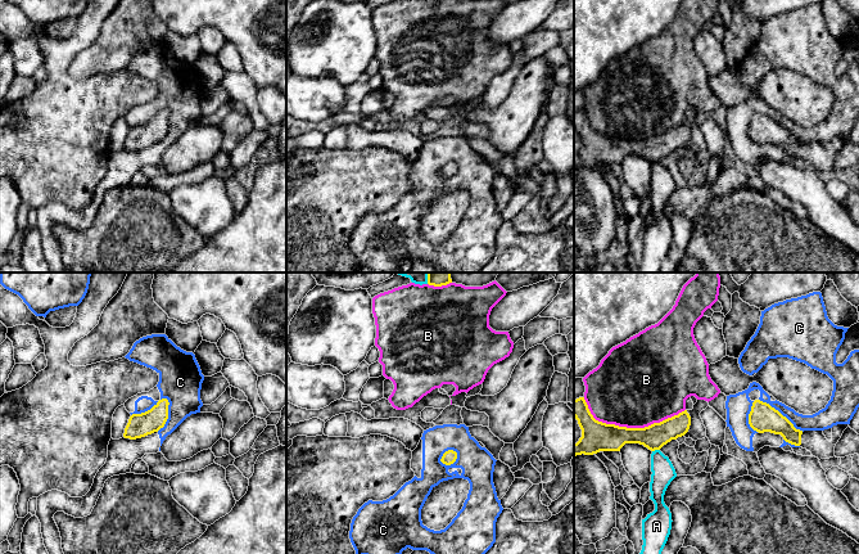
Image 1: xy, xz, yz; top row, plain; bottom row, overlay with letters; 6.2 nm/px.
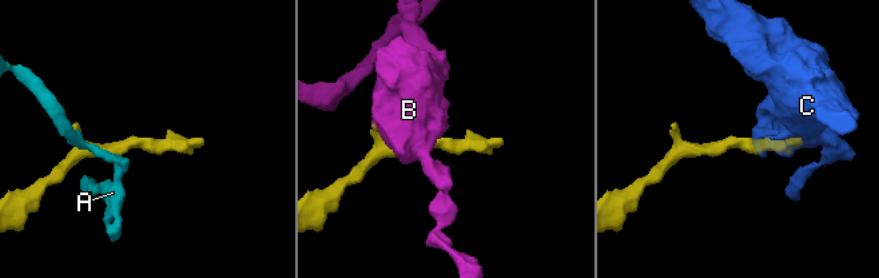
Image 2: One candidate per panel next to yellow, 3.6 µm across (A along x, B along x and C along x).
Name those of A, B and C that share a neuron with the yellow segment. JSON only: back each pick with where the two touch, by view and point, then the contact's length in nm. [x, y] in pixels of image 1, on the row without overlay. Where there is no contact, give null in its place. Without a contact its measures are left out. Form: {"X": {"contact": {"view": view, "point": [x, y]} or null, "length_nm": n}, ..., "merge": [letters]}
{"merge": []}

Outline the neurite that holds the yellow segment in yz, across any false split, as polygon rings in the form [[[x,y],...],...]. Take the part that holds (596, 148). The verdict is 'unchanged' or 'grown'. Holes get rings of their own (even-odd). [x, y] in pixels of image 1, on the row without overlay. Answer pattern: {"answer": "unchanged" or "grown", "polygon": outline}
{"answer": "unchanged", "polygon": [[[584,109],[574,112],[574,130],[582,141],[582,149],[574,156],[574,168],[620,163],[625,156],[639,156],[651,163],[660,162],[672,152],[684,148],[691,138],[687,122],[645,140],[606,136],[593,130]]]}

